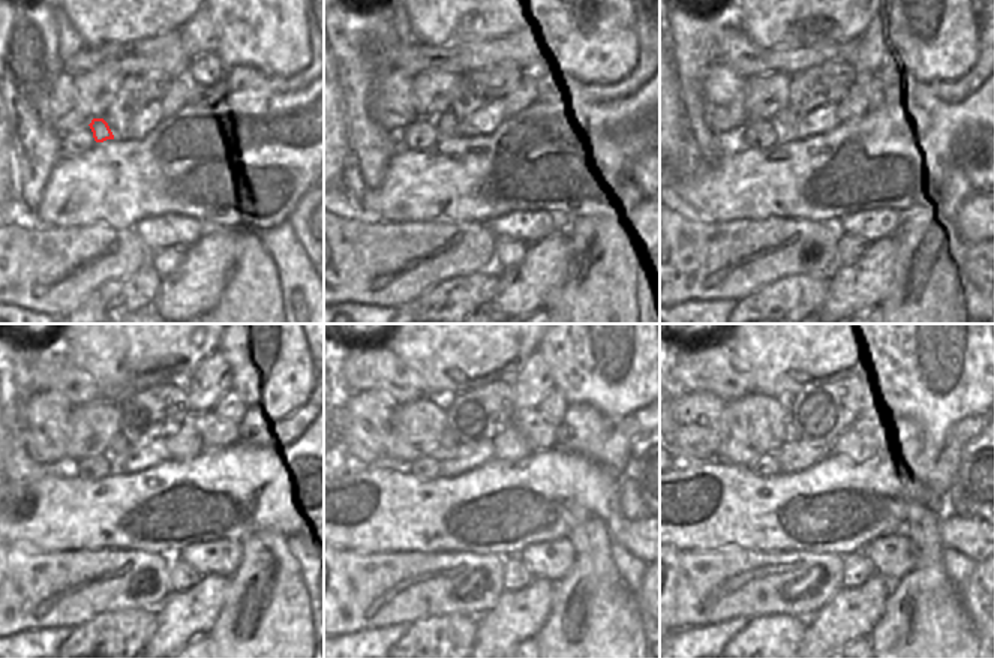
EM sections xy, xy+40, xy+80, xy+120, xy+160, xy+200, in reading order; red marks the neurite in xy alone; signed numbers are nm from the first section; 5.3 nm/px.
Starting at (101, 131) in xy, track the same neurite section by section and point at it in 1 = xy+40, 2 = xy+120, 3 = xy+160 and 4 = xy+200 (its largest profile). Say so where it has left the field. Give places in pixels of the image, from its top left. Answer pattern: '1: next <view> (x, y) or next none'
1: next xy+40 (446, 123)
2: next xy+120 (116, 450)
3: next xy+160 (450, 441)
4: next xy+200 (790, 433)

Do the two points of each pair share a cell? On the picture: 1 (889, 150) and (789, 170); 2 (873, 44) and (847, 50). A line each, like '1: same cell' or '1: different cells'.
1: same cell
2: same cell

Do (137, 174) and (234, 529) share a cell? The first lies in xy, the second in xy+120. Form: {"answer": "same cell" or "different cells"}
{"answer": "same cell"}

